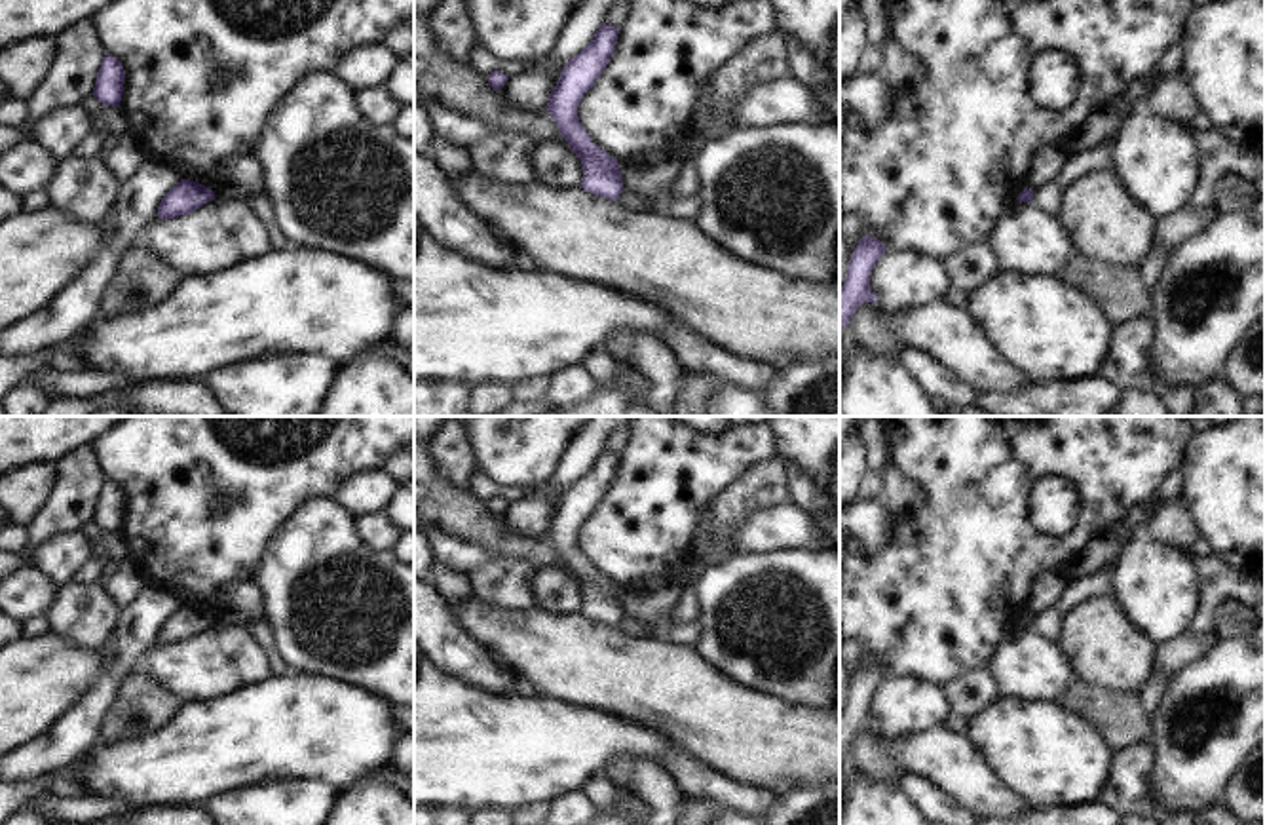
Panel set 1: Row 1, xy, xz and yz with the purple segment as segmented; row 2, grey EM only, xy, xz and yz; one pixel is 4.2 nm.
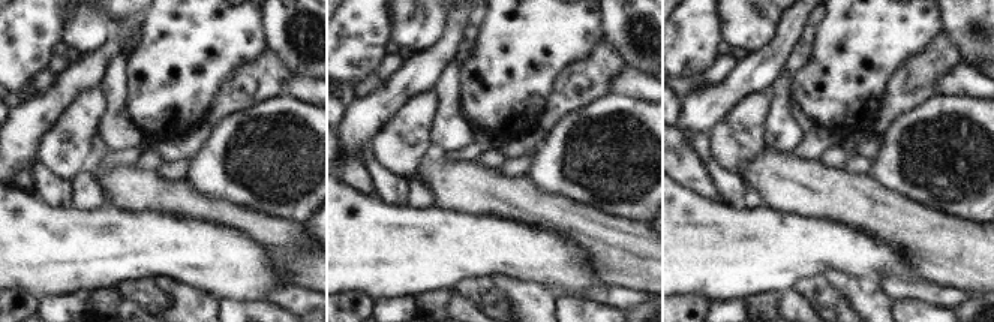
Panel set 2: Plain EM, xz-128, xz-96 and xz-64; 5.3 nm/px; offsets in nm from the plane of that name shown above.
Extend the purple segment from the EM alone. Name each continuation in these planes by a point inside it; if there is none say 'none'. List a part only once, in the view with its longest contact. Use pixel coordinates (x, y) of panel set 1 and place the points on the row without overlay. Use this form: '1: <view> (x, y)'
none

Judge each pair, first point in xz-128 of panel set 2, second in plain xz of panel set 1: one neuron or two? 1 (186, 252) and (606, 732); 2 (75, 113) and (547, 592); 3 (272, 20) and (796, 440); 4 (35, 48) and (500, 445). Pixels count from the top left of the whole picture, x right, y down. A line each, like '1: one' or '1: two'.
1: one
2: two
3: one
4: two

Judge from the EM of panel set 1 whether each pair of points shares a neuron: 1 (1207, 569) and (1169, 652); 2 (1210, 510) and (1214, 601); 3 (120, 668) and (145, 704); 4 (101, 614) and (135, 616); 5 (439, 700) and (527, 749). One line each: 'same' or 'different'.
1: same
2: different
3: different
4: different
5: same

